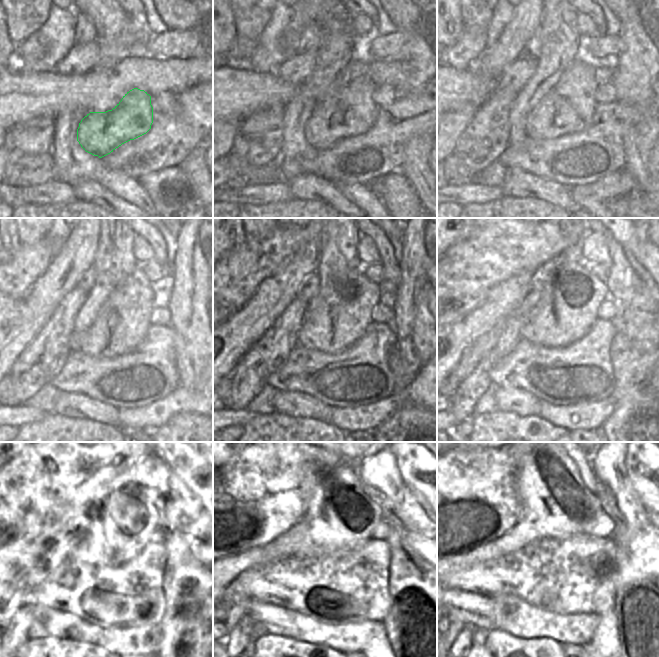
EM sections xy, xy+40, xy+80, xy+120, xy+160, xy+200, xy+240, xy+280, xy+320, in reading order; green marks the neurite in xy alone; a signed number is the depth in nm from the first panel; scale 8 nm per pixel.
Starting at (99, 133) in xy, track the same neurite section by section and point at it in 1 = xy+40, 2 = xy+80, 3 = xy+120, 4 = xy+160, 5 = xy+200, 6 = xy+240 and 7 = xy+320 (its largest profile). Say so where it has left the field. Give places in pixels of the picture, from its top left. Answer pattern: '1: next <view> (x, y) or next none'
1: next xy+40 (350, 111)
2: next xy+80 (569, 106)
3: next xy+120 (122, 322)
4: next xy+160 (342, 318)
5: next xy+200 (566, 310)
6: next xy+240 (120, 519)
7: next xy+320 (554, 502)

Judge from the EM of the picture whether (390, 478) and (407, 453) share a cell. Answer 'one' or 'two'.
two

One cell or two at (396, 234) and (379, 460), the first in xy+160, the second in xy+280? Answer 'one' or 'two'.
two

